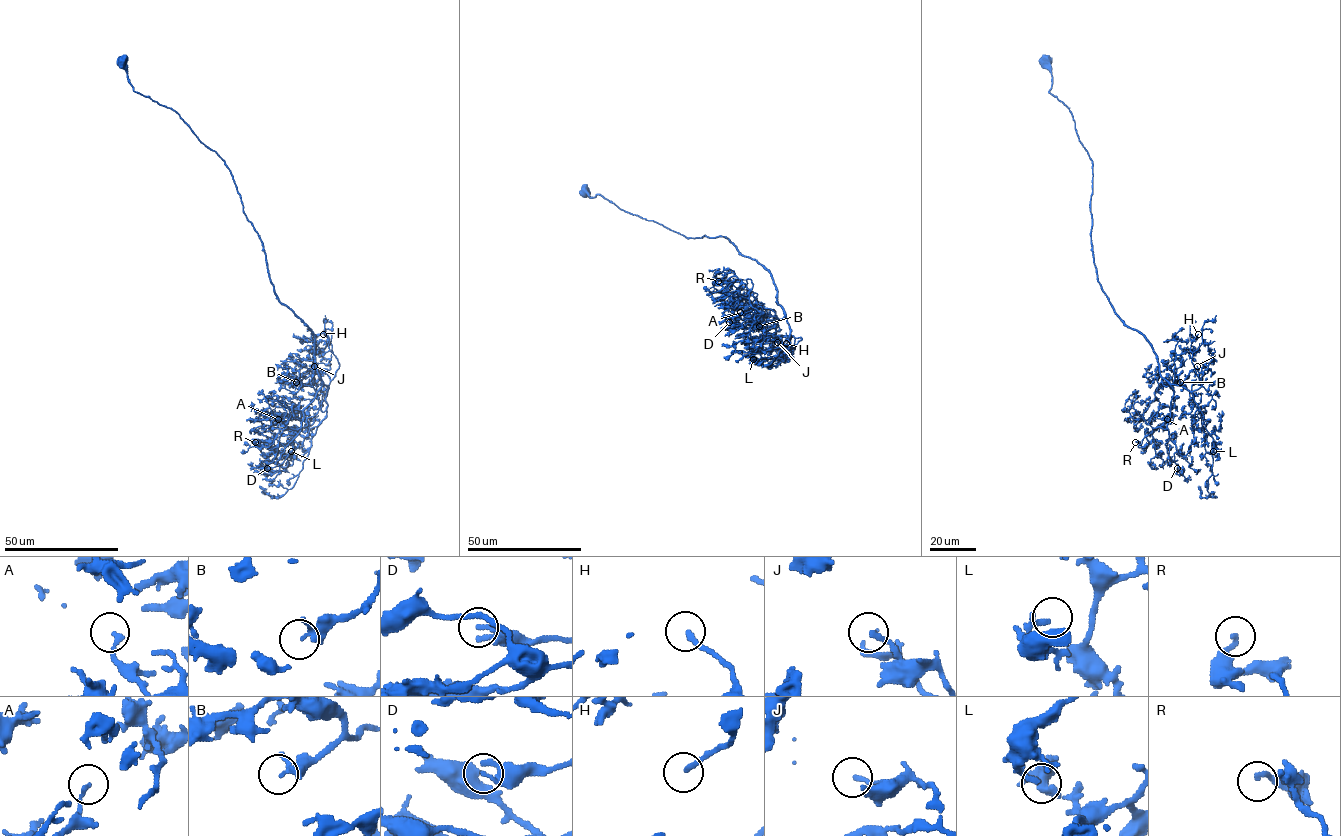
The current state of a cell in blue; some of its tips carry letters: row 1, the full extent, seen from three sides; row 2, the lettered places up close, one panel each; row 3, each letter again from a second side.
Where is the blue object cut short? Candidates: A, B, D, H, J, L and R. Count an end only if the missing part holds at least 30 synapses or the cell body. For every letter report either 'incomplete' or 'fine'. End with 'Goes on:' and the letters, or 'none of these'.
A: fine
B: incomplete
D: fine
H: incomplete
J: fine
L: fine
R: fine
Goes on: B, H

